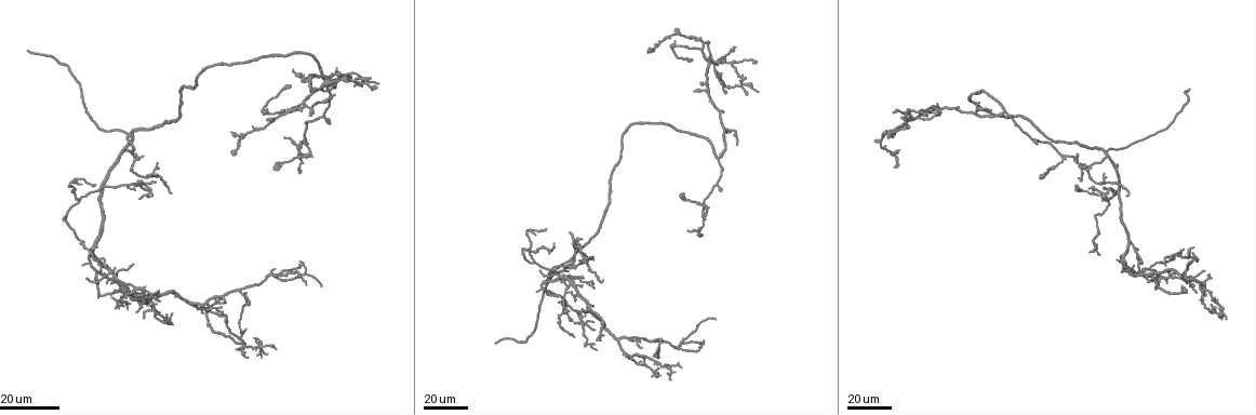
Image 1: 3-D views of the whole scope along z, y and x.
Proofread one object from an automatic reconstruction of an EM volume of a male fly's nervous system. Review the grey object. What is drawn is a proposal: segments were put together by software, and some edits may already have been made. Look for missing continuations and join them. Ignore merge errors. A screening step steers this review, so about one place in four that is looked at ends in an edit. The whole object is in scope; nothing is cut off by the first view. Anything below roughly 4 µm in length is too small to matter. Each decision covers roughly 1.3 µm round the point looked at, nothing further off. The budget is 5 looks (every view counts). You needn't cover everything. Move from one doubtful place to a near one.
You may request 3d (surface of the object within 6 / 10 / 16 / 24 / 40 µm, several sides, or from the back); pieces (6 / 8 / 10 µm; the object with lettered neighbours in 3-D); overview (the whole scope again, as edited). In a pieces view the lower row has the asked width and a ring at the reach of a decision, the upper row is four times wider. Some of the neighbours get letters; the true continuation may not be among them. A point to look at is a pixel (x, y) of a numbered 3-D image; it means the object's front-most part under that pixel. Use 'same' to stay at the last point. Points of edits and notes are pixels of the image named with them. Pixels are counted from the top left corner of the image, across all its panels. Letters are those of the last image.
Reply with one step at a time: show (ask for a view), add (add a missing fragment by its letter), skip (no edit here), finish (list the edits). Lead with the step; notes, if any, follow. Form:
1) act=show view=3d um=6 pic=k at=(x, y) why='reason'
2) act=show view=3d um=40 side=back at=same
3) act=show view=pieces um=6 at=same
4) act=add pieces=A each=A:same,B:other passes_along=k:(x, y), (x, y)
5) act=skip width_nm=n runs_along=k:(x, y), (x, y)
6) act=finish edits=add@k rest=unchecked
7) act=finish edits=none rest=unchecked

act=show view=3d um=24 pic=1 at=(569, 231) why='an open end'

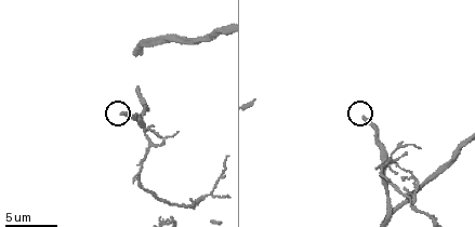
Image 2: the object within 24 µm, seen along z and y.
act=show view=pieces um=6 pic=2 at=(365, 117)

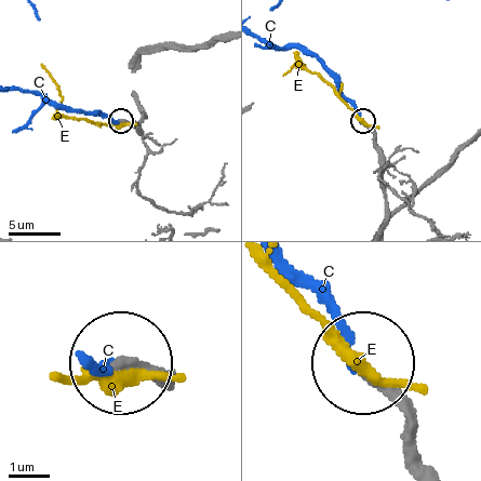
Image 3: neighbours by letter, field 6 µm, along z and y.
act=add pieces=C each=C:same,E:other found='it goes on there'

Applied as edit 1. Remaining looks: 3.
act=show view=overview why='see it whole again'

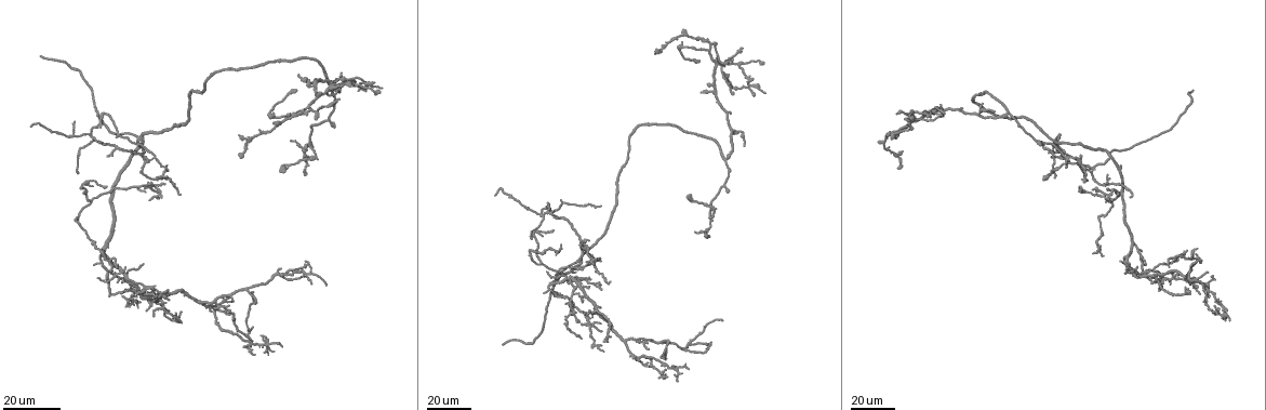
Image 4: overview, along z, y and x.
act=show view=3d um=40 pic=4 at=(1066, 166) why='free end'

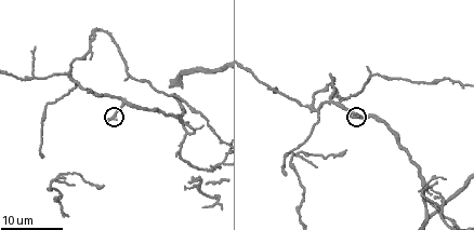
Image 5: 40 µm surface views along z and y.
act=show view=pieces um=6 pic=5 at=(107, 121)

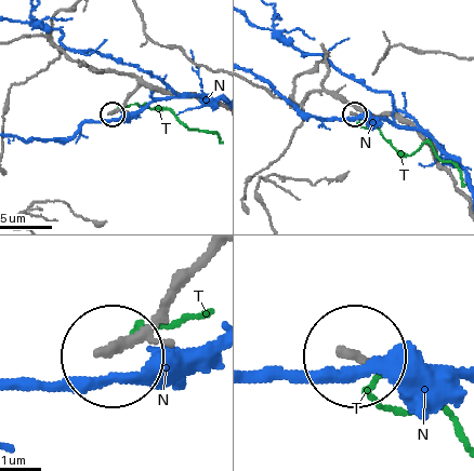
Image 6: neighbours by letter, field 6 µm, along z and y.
act=skip each=N:other,T:other runs_along=6:(201, 261), (112, 351) found='none of them fits'

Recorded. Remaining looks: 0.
act=finish edits=add@3 rest=unchecked

